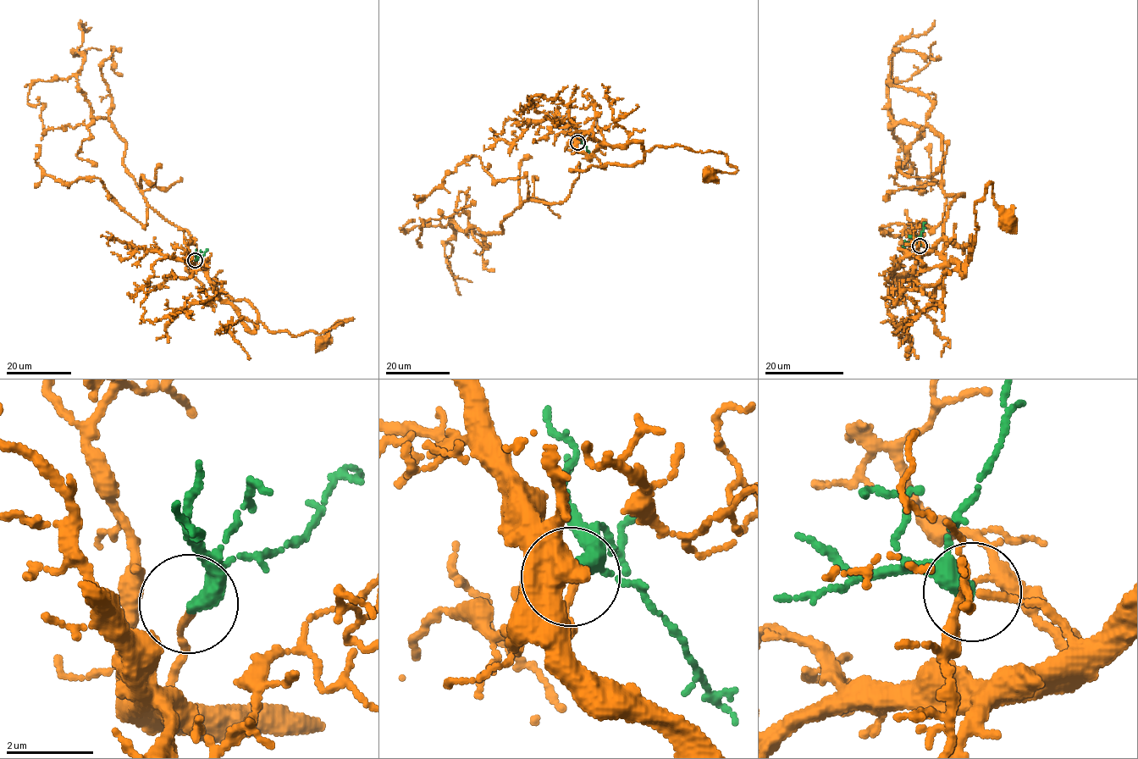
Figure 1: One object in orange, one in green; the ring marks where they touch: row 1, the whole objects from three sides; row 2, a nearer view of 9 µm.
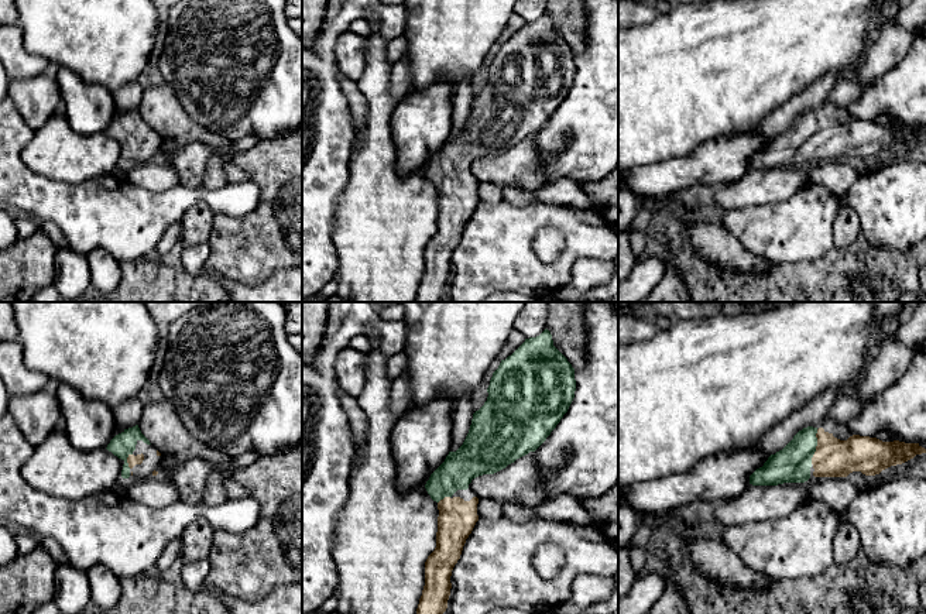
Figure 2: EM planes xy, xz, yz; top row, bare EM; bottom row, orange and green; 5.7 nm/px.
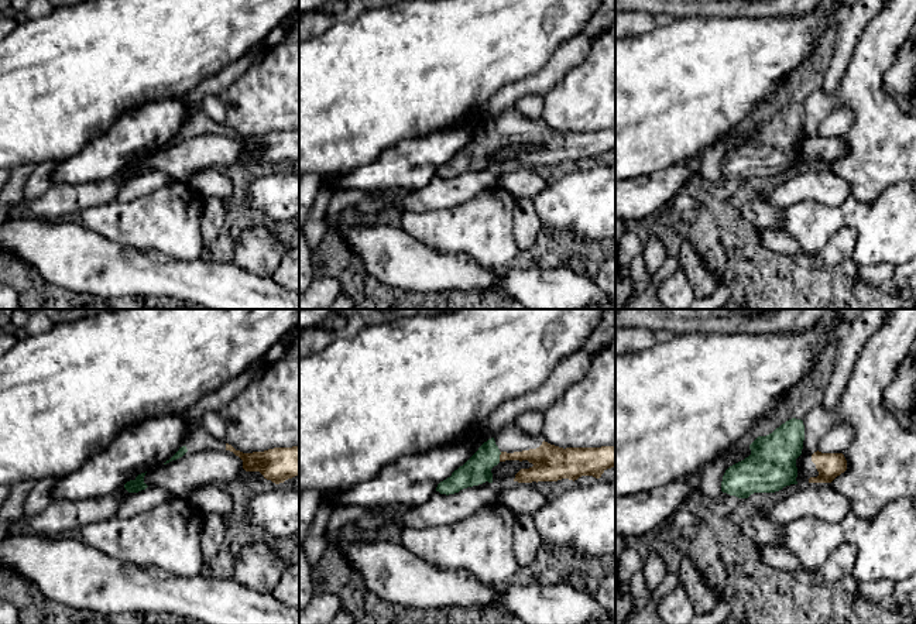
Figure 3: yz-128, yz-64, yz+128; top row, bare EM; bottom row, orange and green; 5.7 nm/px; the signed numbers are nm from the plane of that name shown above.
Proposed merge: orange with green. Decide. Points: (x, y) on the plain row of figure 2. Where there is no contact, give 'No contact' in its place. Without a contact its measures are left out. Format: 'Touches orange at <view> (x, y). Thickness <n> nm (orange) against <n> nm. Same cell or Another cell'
Touches orange at yz (816, 130). Thickness 220 nm (orange) against 200 nm. Same cell

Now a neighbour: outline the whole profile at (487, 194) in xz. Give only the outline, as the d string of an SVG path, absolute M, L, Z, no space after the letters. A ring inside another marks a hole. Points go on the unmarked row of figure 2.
M480 182L477 188L479 203L495 205L504 200L503 188L487 182Z

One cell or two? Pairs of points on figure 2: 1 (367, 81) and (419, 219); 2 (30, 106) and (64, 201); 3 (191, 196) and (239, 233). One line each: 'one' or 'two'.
1: one
2: two
3: two

